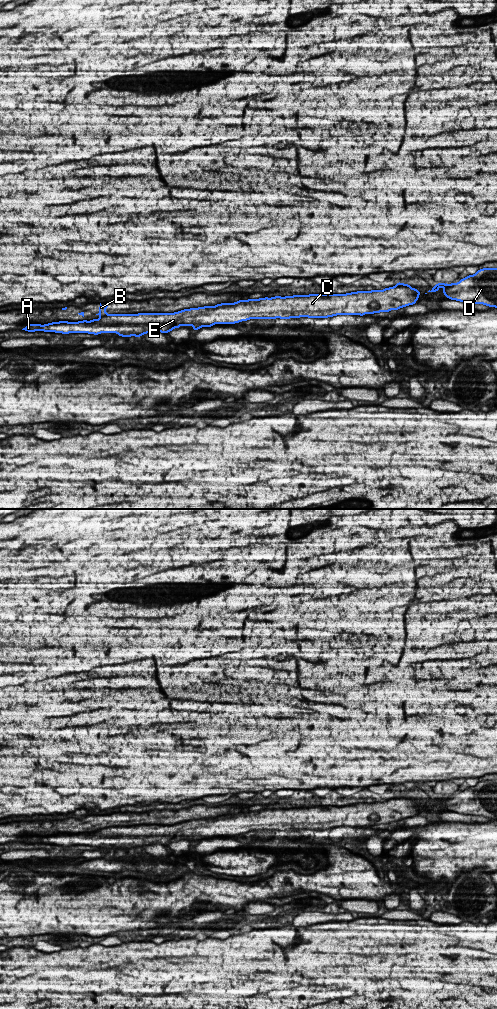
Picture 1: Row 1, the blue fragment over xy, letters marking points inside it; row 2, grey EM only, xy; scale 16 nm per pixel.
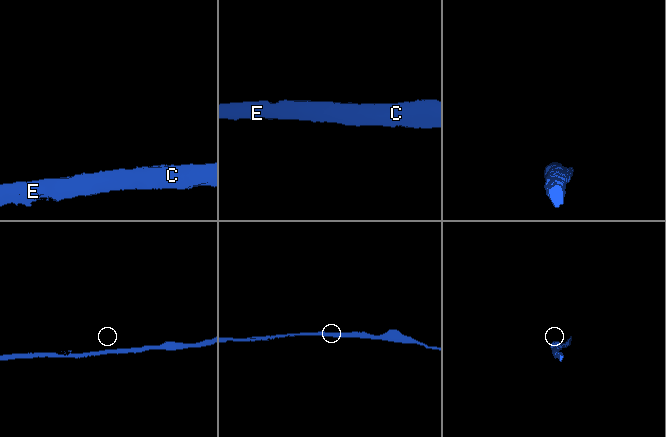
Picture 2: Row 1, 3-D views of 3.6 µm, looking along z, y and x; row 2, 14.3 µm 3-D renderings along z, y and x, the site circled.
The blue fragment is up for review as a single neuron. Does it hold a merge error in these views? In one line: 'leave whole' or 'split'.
split

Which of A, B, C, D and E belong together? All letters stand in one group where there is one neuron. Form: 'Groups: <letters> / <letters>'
Groups: A C D E / B

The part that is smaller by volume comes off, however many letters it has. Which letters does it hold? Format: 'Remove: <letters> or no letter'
Remove: B

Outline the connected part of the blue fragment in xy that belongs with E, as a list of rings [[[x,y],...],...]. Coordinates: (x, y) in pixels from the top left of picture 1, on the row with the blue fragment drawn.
[[[397,282],[393,287],[383,290],[357,291],[346,294],[309,294],[293,296],[275,296],[259,299],[240,299],[234,303],[221,303],[215,306],[204,306],[198,308],[184,309],[174,313],[138,313],[138,314],[113,314],[78,322],[59,321],[48,324],[30,324],[22,330],[28,332],[44,331],[62,334],[69,333],[88,333],[99,335],[100,333],[117,333],[122,337],[140,337],[143,334],[151,332],[161,332],[168,334],[175,328],[192,326],[193,330],[202,327],[212,327],[214,324],[235,324],[250,319],[290,319],[290,318],[328,318],[337,315],[360,315],[374,314],[380,312],[389,312],[400,308],[413,305],[419,298],[421,292],[412,288],[408,284]]]

